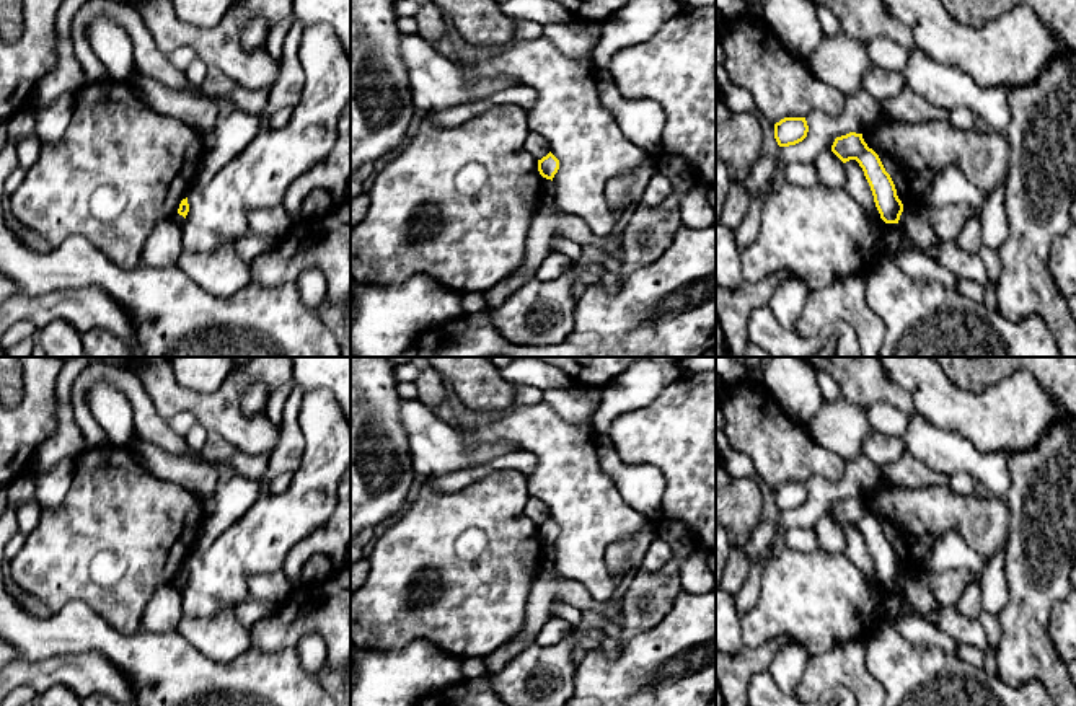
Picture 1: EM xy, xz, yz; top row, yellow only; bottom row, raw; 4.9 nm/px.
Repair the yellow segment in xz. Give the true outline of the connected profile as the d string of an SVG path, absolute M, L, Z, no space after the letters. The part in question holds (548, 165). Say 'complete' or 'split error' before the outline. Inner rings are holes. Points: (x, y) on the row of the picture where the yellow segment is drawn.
complete; M551 152L541 160L538 160L538 171L546 179L553 181L558 170L559 170L559 160Z

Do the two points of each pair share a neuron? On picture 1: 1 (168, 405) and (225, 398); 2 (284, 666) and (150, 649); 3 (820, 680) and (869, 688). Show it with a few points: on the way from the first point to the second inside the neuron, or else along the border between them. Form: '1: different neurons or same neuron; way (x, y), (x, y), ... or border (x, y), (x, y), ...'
1: same neuron; way (183, 401), (211, 401)
2: same neuron; way (251, 675), (183, 675)
3: same neuron; way (832, 677), (855, 677), (858, 680)

